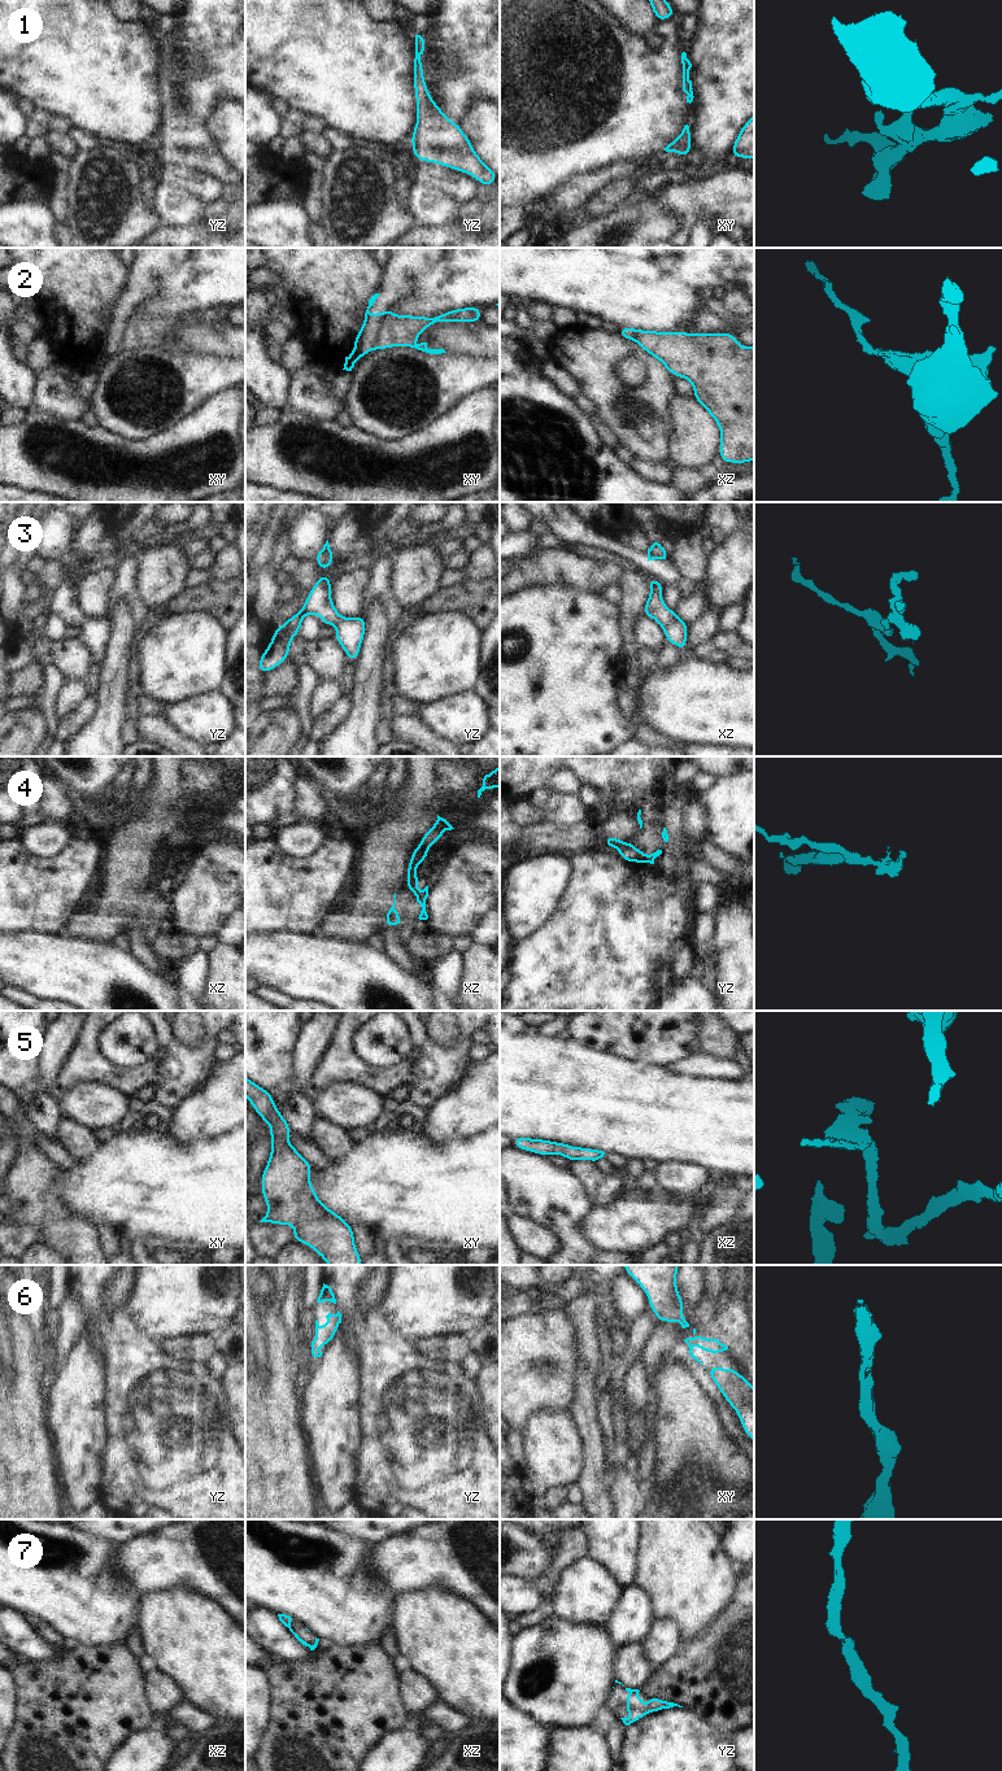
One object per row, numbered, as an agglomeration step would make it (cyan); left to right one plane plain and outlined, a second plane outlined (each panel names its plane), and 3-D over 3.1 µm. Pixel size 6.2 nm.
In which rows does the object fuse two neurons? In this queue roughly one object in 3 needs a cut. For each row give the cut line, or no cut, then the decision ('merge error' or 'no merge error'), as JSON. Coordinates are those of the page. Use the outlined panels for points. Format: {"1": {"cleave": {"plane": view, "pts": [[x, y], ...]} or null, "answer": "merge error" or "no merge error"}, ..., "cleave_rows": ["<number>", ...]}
{"1": {"cleave": null, "answer": "no merge error"}, "2": {"cleave": {"plane": "xy", "pts": [[387, 310], [380, 321], [375, 348]]}, "answer": "merge error"}, "3": {"cleave": null, "answer": "no merge error"}, "4": {"cleave": {"plane": "xz", "pts": [[415, 875], [408, 879]]}, "answer": "merge error"}, "5": {"cleave": null, "answer": "no merge error"}, "6": {"cleave": null, "answer": "no merge error"}, "7": {"cleave": null, "answer": "no merge error"}, "cleave_rows": ["2", "4"]}

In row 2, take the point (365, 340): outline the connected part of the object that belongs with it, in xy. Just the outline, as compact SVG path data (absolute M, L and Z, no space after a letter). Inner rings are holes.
M375 293L369 300L369 306L365 313L365 320L362 323L360 332L354 336L354 349L349 353L348 357L345 357L345 363L344 363L343 370L352 371L352 368L354 367L356 362L360 358L362 358L371 350L376 349L375 341L376 341L380 320L382 320L384 313L387 311L387 310L384 310L375 315L373 315L369 311L369 309L374 305L374 302L378 297L379 297L379 293Z

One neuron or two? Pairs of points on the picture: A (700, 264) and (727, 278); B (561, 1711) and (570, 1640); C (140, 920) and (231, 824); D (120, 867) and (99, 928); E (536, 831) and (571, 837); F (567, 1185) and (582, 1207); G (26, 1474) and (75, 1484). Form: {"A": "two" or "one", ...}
{"A": "one", "B": "one", "C": "two", "D": "one", "E": "one", "F": "one", "G": "two"}

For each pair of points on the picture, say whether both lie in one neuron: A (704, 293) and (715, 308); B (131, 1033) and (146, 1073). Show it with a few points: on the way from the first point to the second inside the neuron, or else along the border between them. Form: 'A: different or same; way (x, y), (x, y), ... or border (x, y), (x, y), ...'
A: same; way (705, 297), (711, 304)
B: different; border (157, 1036), (158, 1050), (144, 1063), (113, 1061)

